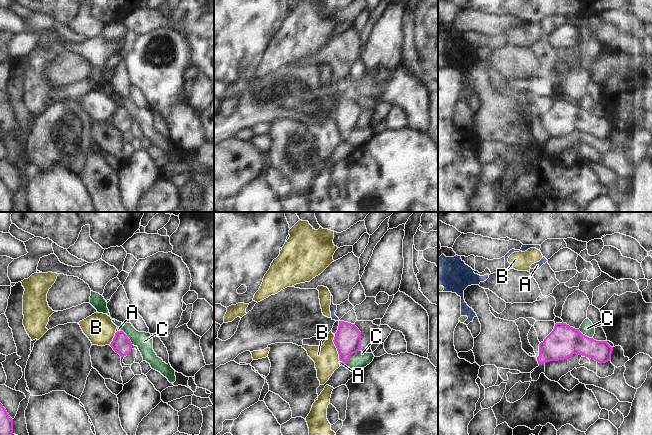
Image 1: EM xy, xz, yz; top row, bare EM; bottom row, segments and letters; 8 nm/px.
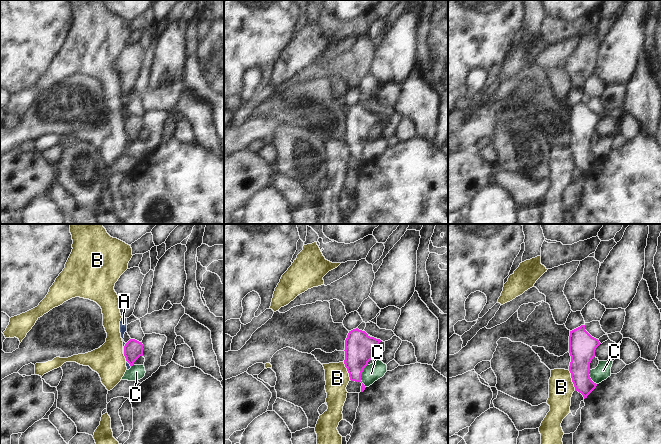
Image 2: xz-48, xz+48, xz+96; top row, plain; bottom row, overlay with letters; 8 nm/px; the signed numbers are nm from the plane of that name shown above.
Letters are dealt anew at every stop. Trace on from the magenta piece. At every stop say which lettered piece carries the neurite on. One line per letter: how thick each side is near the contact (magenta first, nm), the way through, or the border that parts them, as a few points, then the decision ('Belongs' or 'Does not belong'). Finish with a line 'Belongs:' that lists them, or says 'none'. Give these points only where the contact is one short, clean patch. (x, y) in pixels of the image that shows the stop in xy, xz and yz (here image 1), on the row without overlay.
A: Thickness 220 nm (magenta) against 20 nm. Boundary: xz (340, 136), (344, 141). Does not belong
B: Thickness 220 nm (magenta) against 200 nm. Does not belong
C: Thickness 220 nm (magenta) against 140 nm. Boundary: xz (359, 125), (350, 131), (344, 141). Does not belong
Belongs: none.

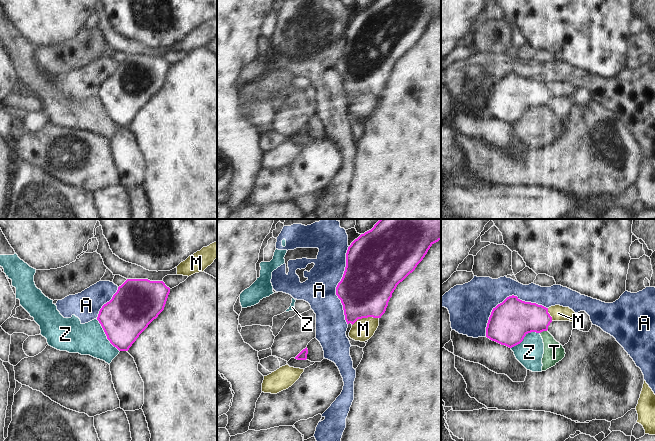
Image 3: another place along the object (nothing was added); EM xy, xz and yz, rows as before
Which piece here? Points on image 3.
A: Thickness 320 nm (magenta) against 300 nm. Does not belong
M: Thickness 420 nm (magenta) against 180 nm. Does not belong
T: Thickness 300 nm (magenta) against 160 nm. Boundary: yz (546, 106), (540, 109). Does not belong
Z: Thickness 360 nm (magenta) against 260 nm. Does not belong
Belongs: none.

